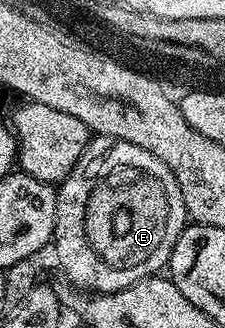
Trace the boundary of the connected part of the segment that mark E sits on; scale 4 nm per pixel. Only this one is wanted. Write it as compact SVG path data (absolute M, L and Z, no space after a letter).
M101 136L91 137L89 149L89 153L74 165L74 170L69 178L63 180L57 187L58 203L56 204L56 212L58 215L54 225L52 247L54 246L55 252L58 253L58 262L66 269L67 276L78 285L75 287L94 294L116 293L117 290L126 289L130 285L137 284L143 278L157 275L169 263L172 248L188 225L188 215L174 174L163 162L156 160L156 156L152 156L152 152L144 152L144 148L140 148L136 144L128 144L119 138L103 138Z

